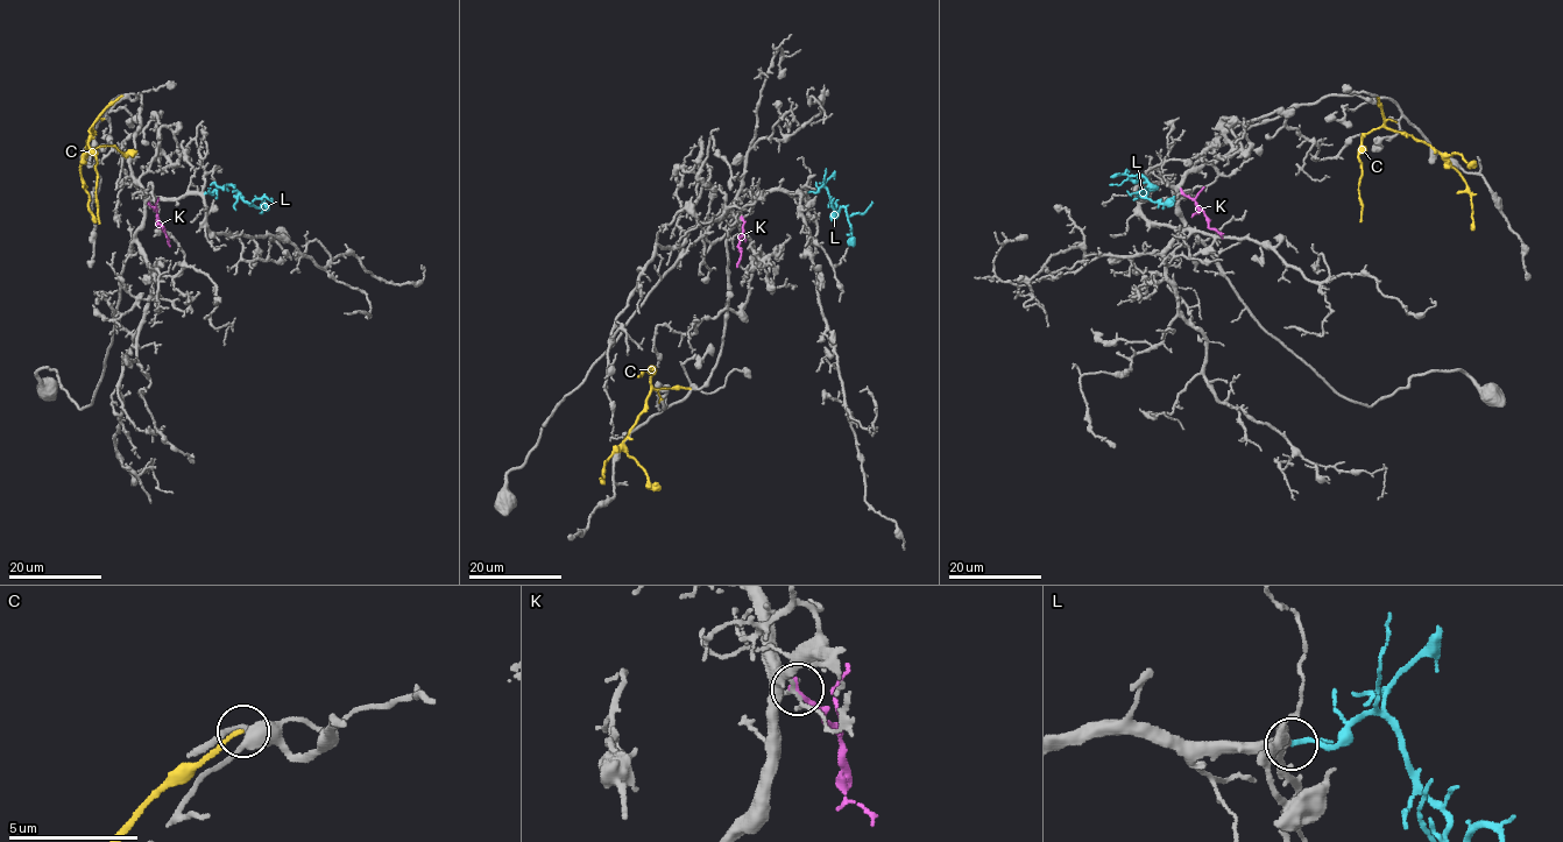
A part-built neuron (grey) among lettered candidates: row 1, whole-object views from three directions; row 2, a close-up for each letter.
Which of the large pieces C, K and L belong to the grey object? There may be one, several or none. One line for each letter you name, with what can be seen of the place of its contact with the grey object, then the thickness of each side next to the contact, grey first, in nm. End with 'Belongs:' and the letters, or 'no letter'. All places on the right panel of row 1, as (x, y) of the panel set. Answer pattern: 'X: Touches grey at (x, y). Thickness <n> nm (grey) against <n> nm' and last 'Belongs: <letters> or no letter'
L: Touches grey at (1138, 181). Thickness 320 nm (grey) against 200 nm
Belongs: L

